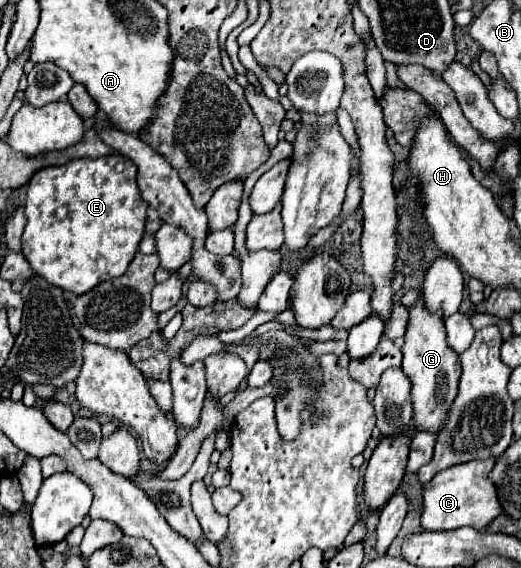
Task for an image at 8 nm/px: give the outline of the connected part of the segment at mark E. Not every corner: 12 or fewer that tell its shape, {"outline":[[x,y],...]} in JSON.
{"outline":[[124,155],[36,171],[24,257],[76,295],[120,277],[148,205]]}

